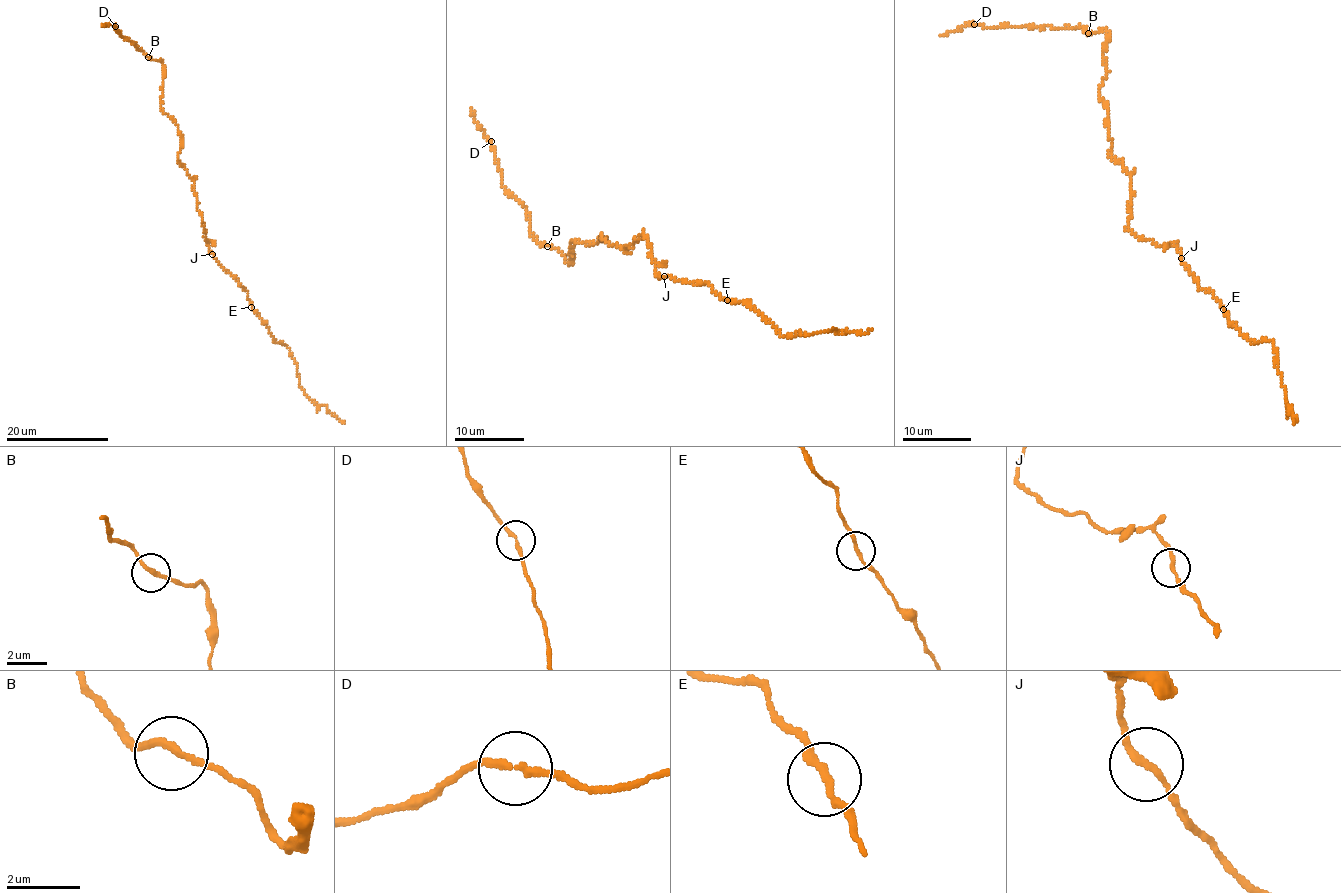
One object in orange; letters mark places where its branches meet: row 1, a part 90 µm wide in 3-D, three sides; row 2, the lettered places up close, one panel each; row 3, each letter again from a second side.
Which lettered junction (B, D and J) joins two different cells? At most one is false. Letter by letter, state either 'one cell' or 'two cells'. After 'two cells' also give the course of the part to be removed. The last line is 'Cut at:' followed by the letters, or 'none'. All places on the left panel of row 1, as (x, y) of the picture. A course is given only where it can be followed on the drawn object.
B: one cell
D: one cell
J: one cell
Cut at: none

